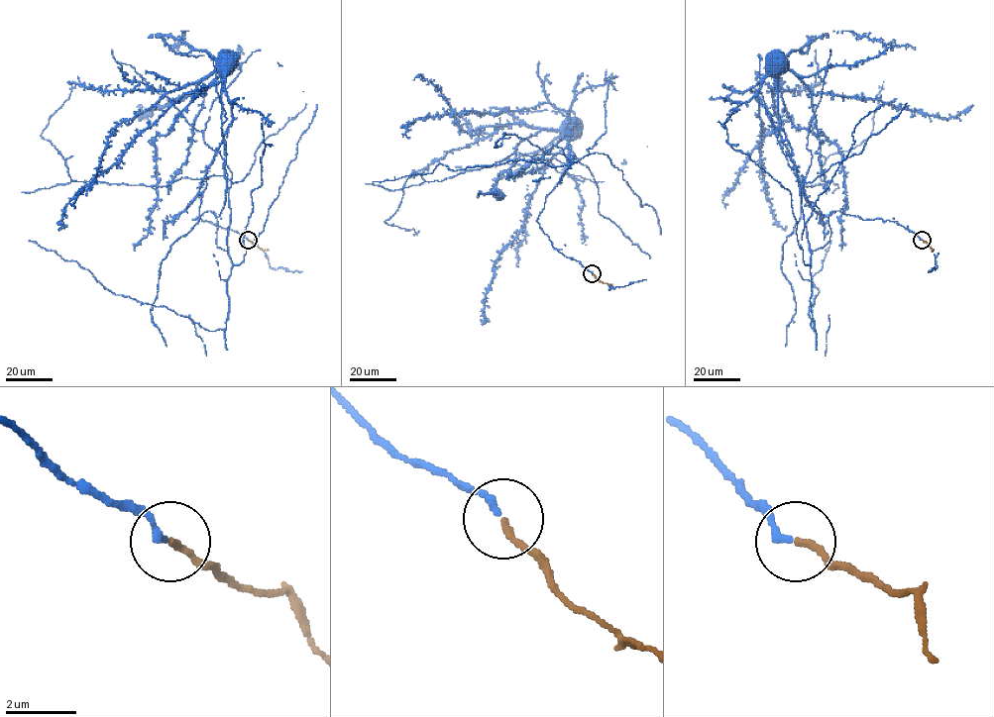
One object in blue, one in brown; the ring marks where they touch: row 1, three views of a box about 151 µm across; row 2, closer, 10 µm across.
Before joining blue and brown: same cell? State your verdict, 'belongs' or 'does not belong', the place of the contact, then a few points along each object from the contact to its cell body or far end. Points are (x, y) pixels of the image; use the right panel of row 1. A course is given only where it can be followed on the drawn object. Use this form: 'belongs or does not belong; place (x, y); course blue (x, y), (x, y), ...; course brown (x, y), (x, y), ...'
belongs; place (922, 240); course blue (921, 240), (896, 221), (863, 220), (839, 211), (825, 216), (805, 197), (779, 142), (786, 136), (772, 57); course brown (922, 240), (934, 250)

